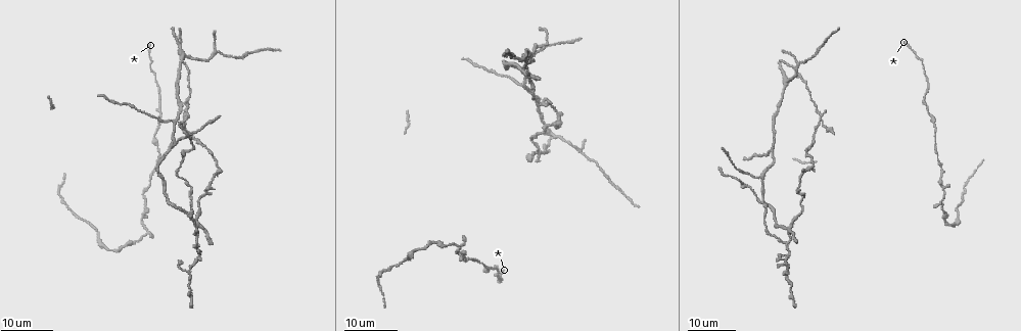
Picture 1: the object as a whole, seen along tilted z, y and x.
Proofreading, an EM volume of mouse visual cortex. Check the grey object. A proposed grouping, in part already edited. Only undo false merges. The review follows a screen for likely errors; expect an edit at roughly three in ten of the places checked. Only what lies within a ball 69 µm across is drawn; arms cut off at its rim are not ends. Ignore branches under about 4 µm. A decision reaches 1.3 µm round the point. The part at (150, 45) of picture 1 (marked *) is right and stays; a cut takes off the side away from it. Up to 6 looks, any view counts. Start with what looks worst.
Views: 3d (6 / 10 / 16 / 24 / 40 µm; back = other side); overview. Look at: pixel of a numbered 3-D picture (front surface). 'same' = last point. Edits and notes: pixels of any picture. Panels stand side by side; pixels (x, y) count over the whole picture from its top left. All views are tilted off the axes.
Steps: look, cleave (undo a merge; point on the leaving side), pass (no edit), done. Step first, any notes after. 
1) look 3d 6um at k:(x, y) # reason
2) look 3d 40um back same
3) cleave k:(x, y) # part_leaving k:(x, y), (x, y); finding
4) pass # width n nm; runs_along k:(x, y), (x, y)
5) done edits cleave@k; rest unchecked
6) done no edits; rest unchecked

look 3d 16um at 1:(171, 121) # thin arm on a thick one

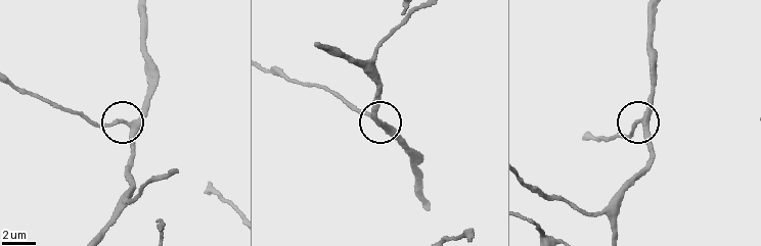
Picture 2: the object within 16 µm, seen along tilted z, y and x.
look 3d 6um at 2:(125, 123) # closer look

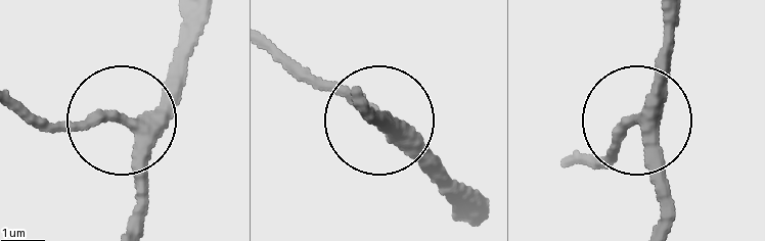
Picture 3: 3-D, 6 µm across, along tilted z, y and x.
look 3d 6um back at 3:(642, 120)

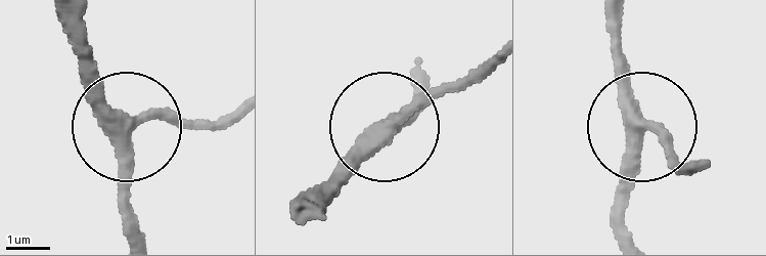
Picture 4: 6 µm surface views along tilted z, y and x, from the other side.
pass # runs_along 4:(129, 237), (136, 127), (156, 113), (231, 110); continuous, no second neuron

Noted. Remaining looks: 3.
look 3d 16um at 1:(760, 174) # three-way junction

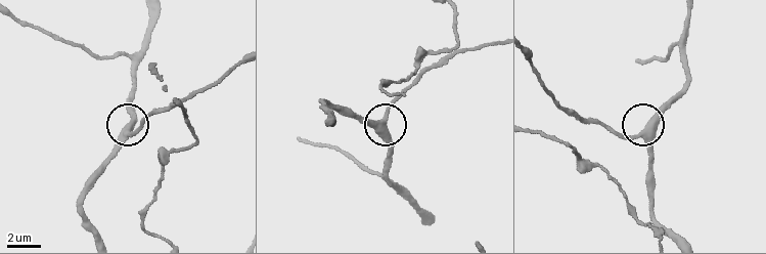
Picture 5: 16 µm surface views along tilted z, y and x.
look 3d 10um at 5:(643, 135) # zoom in

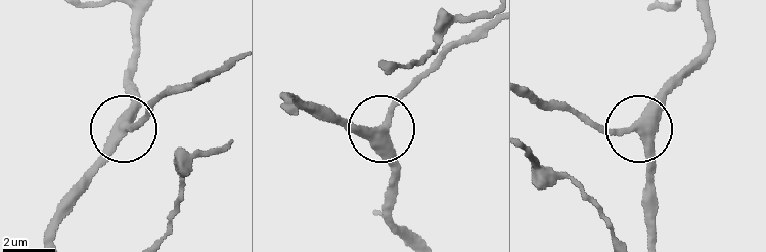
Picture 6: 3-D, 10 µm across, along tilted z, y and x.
pass # side_arm 15 um; runs_along 6:(654, 240), (642, 139), (634, 130), (591, 123); one neuron here

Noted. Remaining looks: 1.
done no edits; rest unchecked

